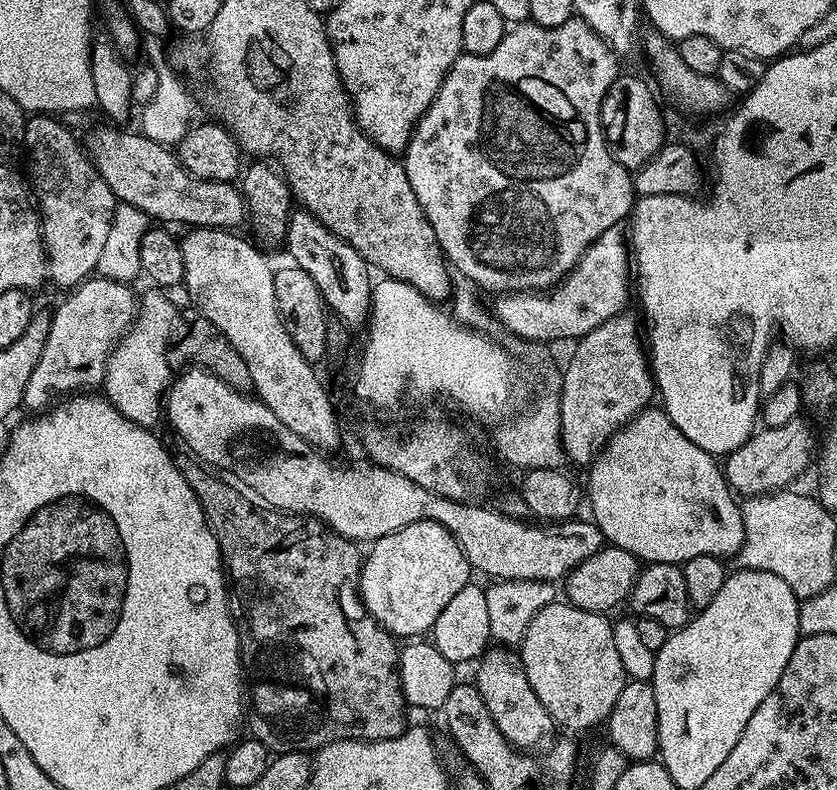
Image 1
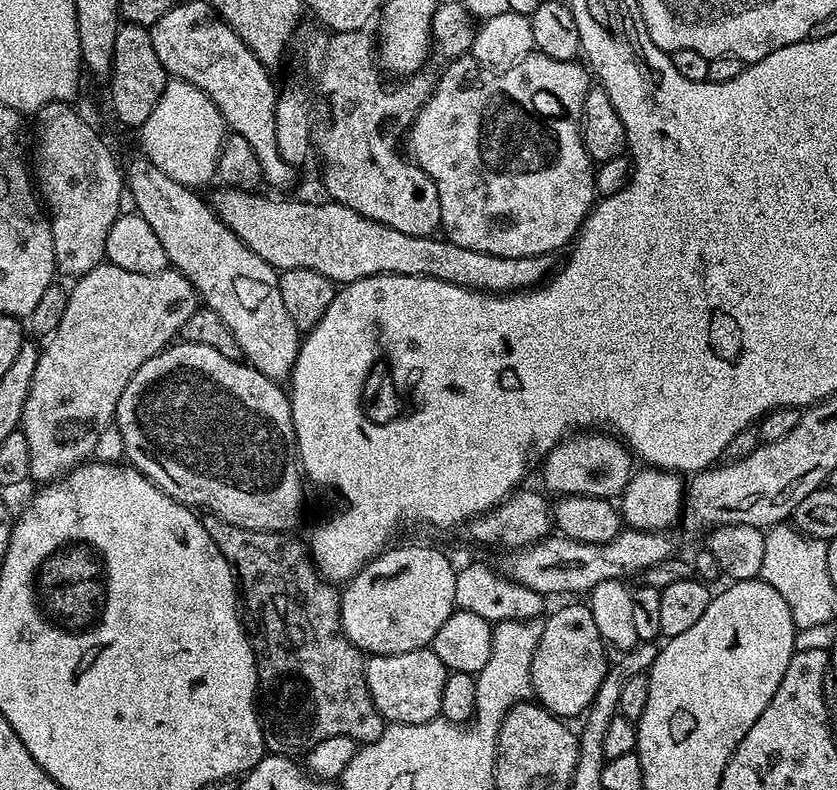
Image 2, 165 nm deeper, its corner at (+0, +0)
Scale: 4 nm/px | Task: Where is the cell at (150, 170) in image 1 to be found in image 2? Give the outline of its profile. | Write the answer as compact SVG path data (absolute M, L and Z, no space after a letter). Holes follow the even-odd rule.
M221 187L221 192L214 199L214 211L220 217L220 221L234 233L243 244L245 244L251 252L258 254L258 258L262 258L271 268L283 270L285 268L313 268L318 270L318 274L322 274L326 278L330 278L333 284L343 286L353 284L362 278L370 278L371 276L425 276L426 278L434 278L442 282L450 282L457 284L463 288L474 288L478 292L491 292L493 294L507 294L510 292L518 292L543 285L545 281L553 275L554 264L552 268L553 257L546 256L523 256L522 258L506 258L505 256L495 256L494 254L486 254L478 250L470 250L466 246L458 246L450 239L439 238L435 235L431 236L411 236L410 234L402 234L402 230L394 230L390 226L386 226L377 220L366 218L362 214L358 214L354 210L350 210L346 206L335 202L323 202L324 204L303 204L300 200L288 200L292 198L276 198L280 200L271 200L268 196L256 196L255 191L245 190L242 188Z

